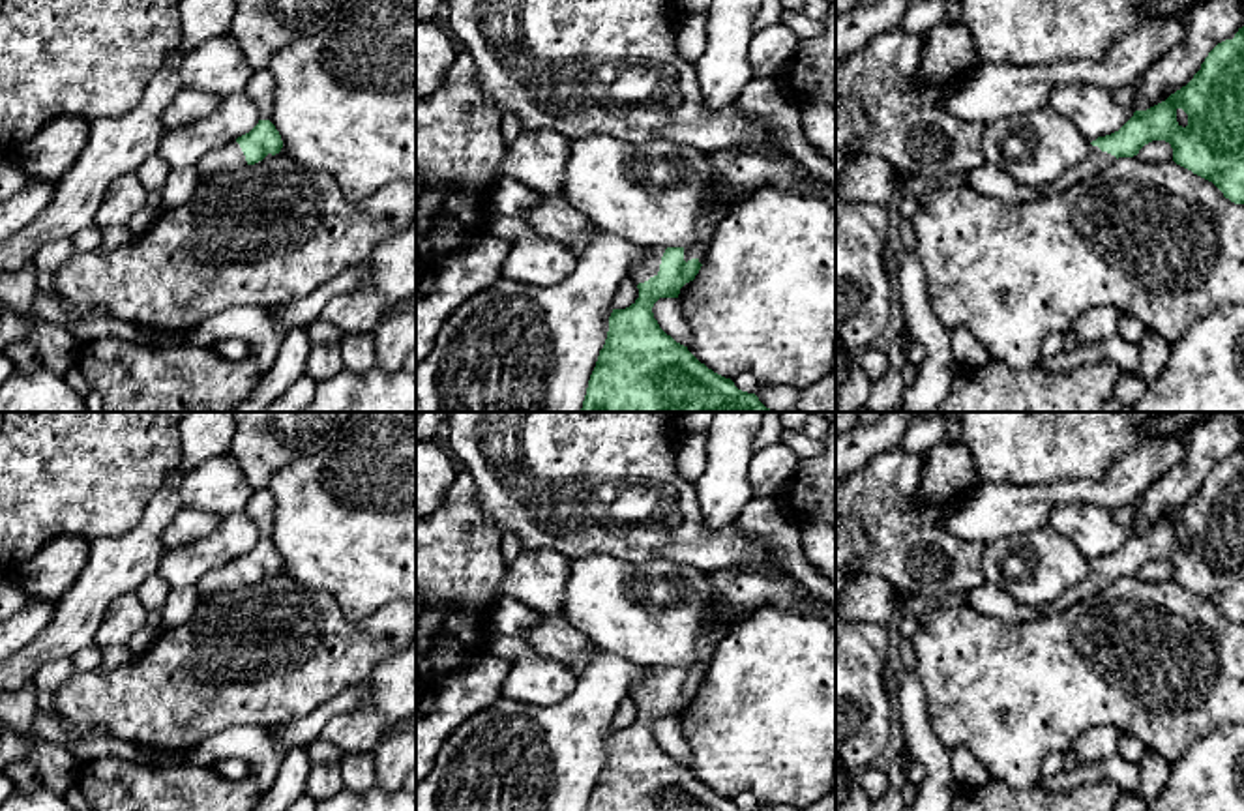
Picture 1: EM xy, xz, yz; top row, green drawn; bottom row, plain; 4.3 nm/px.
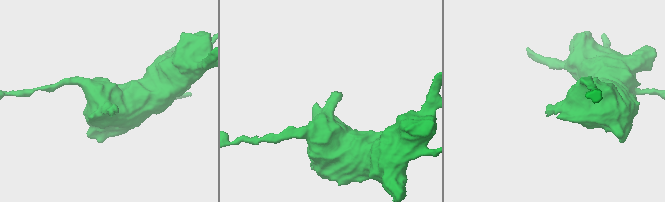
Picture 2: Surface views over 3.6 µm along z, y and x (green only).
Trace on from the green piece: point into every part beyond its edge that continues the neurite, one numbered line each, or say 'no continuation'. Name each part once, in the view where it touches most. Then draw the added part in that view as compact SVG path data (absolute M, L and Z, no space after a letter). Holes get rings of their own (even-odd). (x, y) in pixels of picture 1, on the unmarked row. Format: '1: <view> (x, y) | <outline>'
1: xz (649, 686) | M663 665L648 667L646 674L631 687L631 699L635 700L635 704L658 695L665 669L667 667Z

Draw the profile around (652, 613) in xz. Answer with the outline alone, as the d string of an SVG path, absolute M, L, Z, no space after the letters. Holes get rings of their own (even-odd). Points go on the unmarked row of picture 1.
M601 554L571 562L564 618L600 652L639 665L688 667L701 661L697 639L714 609L708 573L671 560L631 566Z

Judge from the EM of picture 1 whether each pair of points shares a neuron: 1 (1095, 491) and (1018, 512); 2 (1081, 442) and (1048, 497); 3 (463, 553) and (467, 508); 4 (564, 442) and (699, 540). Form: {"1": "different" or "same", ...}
{"1": "same", "2": "different", "3": "same", "4": "same"}

